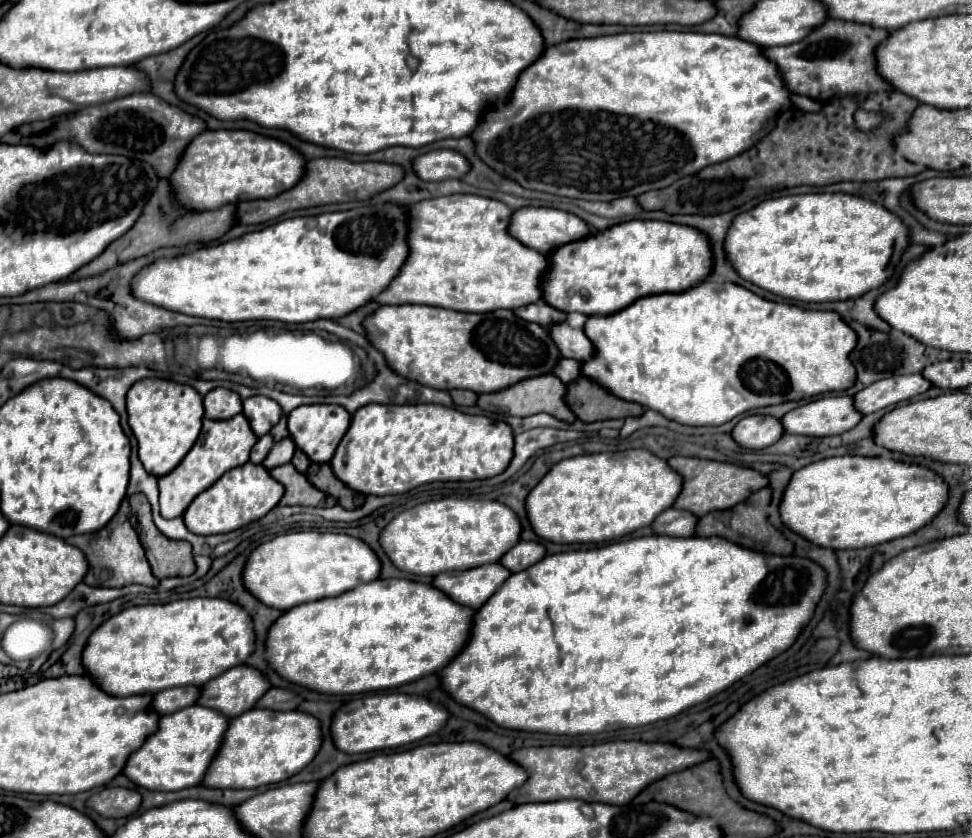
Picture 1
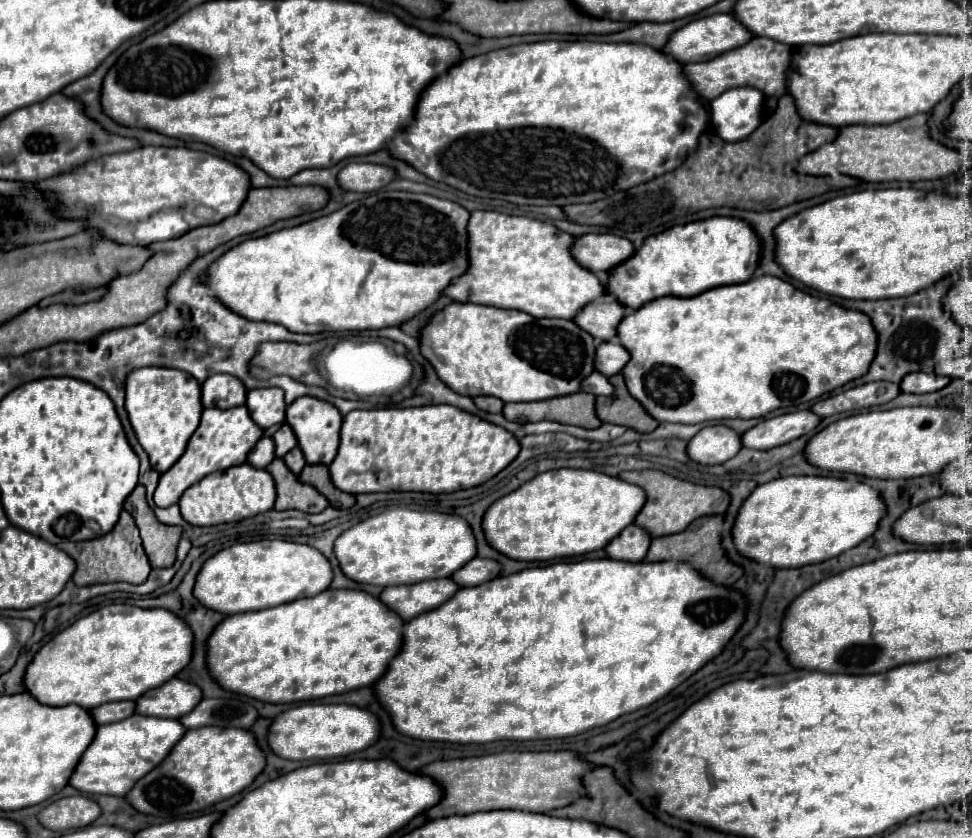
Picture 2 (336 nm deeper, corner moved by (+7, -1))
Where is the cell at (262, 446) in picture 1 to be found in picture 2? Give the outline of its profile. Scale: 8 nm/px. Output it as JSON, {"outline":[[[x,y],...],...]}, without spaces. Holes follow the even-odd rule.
{"outline":[[[264,436],[258,440],[258,444],[254,446],[254,450],[248,454],[248,462],[256,468],[266,468],[272,460],[276,458],[274,454],[274,440]]]}

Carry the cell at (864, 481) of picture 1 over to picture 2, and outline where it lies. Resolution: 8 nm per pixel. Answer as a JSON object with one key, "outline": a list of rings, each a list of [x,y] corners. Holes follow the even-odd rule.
{"outline":[[[822,476],[776,478],[772,482],[756,486],[754,492],[742,502],[732,526],[732,542],[742,556],[776,570],[818,564],[858,546],[862,540],[874,534],[880,518],[884,516],[884,506],[880,506],[880,502],[882,498],[878,492],[872,486],[860,482]]]}

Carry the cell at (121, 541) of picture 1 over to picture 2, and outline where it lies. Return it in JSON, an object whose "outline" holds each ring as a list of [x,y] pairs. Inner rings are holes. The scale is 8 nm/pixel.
{"outline":[[[124,510],[120,514],[120,520],[116,526],[94,540],[86,542],[62,542],[60,548],[68,552],[68,556],[74,558],[76,562],[76,572],[72,580],[78,586],[88,586],[88,584],[102,584],[102,582],[130,582],[130,584],[142,584],[148,574],[150,574],[150,562],[146,558],[146,552],[142,548],[138,528],[134,524],[134,518]]]}

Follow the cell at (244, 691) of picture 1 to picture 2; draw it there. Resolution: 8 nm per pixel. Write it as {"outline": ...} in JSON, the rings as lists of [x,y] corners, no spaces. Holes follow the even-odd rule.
{"outline":[[[172,678],[172,682],[166,682],[156,690],[148,690],[148,694],[142,694],[136,700],[136,714],[176,720],[188,714],[200,700],[202,692],[198,686],[180,678]]]}

